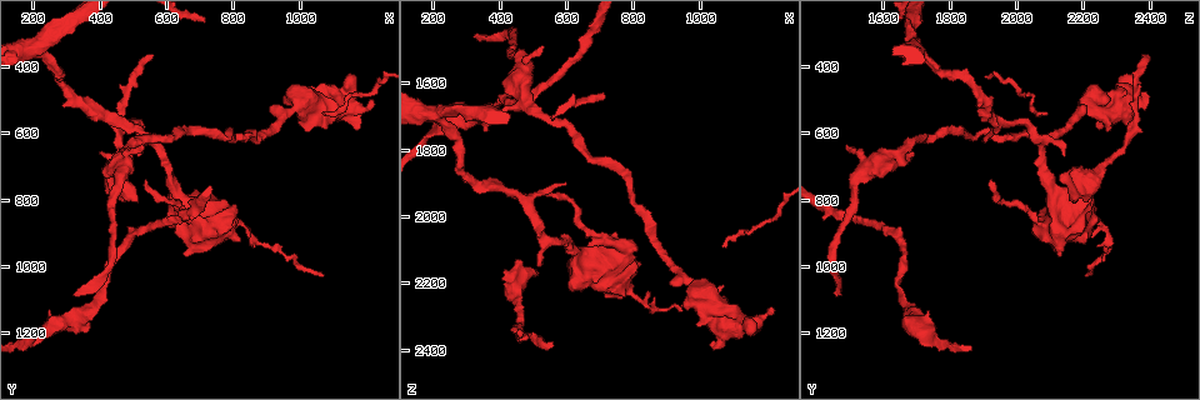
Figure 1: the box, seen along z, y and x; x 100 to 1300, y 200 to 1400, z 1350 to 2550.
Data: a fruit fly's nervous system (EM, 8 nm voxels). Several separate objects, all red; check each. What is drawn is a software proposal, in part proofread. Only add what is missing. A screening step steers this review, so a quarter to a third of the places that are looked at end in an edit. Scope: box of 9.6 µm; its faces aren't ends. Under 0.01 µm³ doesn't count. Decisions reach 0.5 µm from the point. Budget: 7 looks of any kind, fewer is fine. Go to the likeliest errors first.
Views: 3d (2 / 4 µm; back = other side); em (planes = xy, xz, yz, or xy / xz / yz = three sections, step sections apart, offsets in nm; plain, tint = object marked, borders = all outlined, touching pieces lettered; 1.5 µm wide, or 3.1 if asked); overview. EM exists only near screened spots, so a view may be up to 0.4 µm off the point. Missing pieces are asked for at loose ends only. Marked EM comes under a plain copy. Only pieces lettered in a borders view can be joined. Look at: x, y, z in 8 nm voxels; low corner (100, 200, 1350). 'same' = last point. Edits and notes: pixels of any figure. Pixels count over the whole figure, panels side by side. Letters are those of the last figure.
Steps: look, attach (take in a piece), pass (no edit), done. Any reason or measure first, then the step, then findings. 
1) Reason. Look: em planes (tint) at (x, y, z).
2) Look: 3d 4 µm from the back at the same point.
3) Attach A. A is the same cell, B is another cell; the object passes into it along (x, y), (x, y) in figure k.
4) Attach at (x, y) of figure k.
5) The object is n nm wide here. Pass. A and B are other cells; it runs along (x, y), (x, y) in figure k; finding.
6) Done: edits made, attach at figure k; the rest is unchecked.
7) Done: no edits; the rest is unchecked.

End of a long branch. Look: 3d 4 µm at (550, 360, 2380).

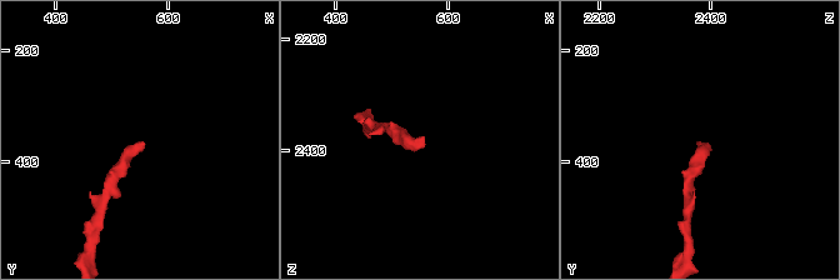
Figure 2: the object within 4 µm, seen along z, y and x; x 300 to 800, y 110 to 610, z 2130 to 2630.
Look: em planes (borders) at (560, 365, 2375).

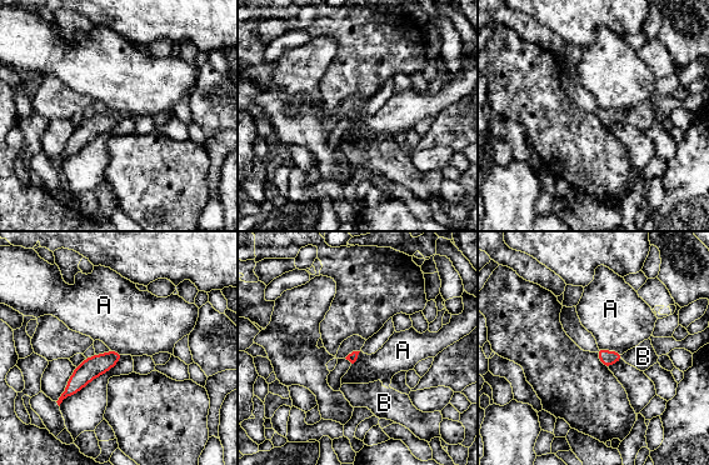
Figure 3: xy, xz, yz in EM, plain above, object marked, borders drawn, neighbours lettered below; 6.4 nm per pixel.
Attach B. B is the same cell, A is another cell; the neuron continues.

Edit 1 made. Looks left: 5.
See it whole again. Look: overview.

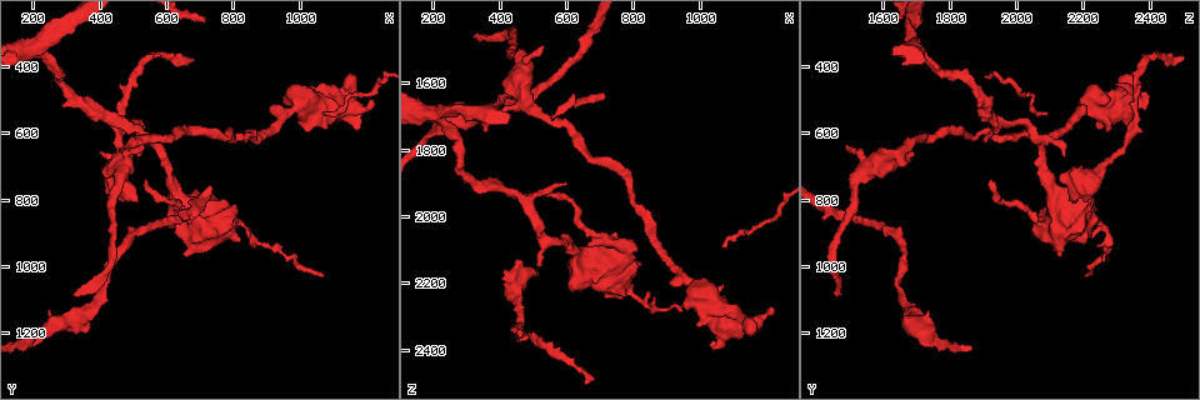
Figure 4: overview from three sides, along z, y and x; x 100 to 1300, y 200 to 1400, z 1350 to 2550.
Tapers out. Look: 3d 4 µm from the back at (530, 660, 2140).

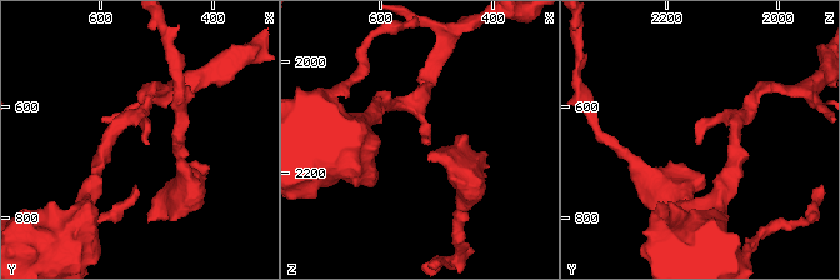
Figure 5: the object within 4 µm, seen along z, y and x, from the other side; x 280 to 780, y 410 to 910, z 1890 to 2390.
Look: em planes (borders) at (520, 670, 2140).

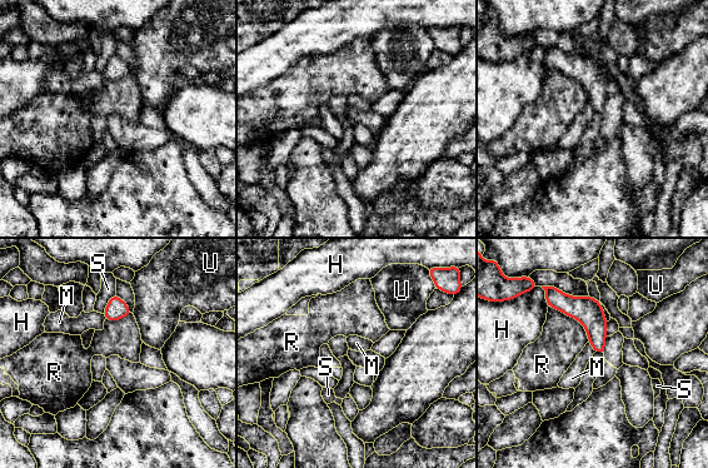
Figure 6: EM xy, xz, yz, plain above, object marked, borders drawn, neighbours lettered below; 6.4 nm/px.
The longest contact is with R, 360 nm. Pass. H, M, R, S and U are other cells; a border runs along (588, 342), (594, 352) in figure 6; none of them fits.

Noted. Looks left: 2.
Free end. Look: em planes (borders) at (360, 1190, 1750).

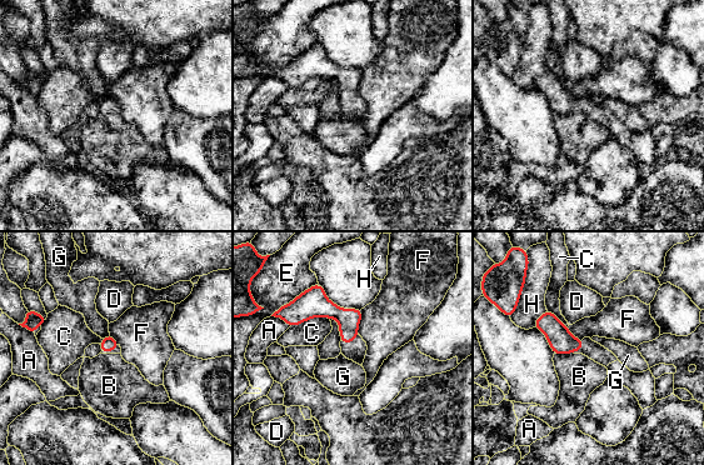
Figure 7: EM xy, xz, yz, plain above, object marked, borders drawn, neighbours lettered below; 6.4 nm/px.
Pass. A, B, C, D, E, F, G and H are other cells; no lettered piece goes on from it.

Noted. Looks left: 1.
Done: edits made, attach at figure 3; the rest is unchecked.

